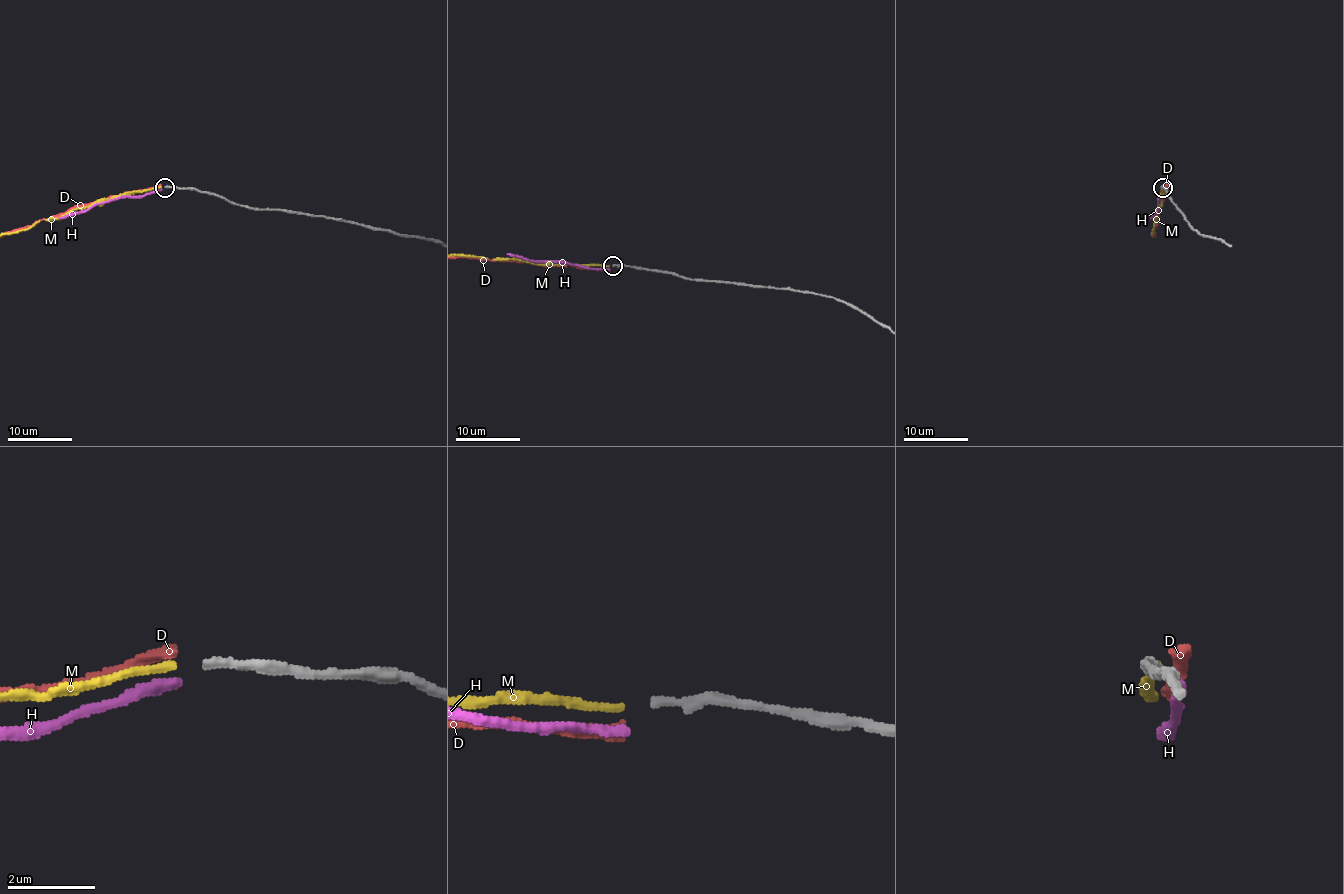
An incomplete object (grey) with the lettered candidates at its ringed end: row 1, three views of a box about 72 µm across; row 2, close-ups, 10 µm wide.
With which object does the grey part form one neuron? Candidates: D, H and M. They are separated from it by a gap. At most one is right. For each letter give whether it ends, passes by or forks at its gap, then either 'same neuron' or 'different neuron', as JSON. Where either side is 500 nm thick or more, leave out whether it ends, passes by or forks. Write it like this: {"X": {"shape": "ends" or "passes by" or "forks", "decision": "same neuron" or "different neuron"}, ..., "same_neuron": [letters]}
{"D": {"shape": "ends", "decision": "different neuron"}, "H": {"shape": "ends", "decision": "different neuron"}, "M": {"shape": "ends", "decision": "same neuron"}, "same_neuron": ["M"]}

